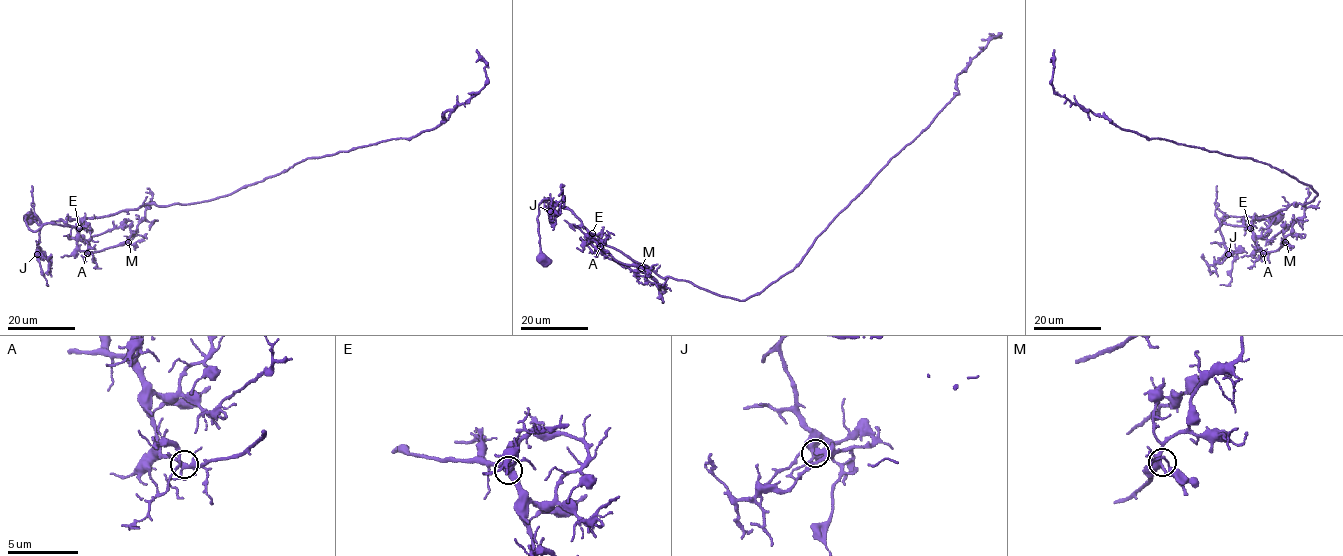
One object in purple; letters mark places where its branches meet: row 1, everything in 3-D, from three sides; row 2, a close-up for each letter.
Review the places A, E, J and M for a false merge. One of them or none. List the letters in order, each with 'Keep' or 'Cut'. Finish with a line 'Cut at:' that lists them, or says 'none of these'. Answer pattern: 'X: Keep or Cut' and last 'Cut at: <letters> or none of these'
A: Keep
E: Keep
J: Keep
M: Keep
Cut at: none of these

